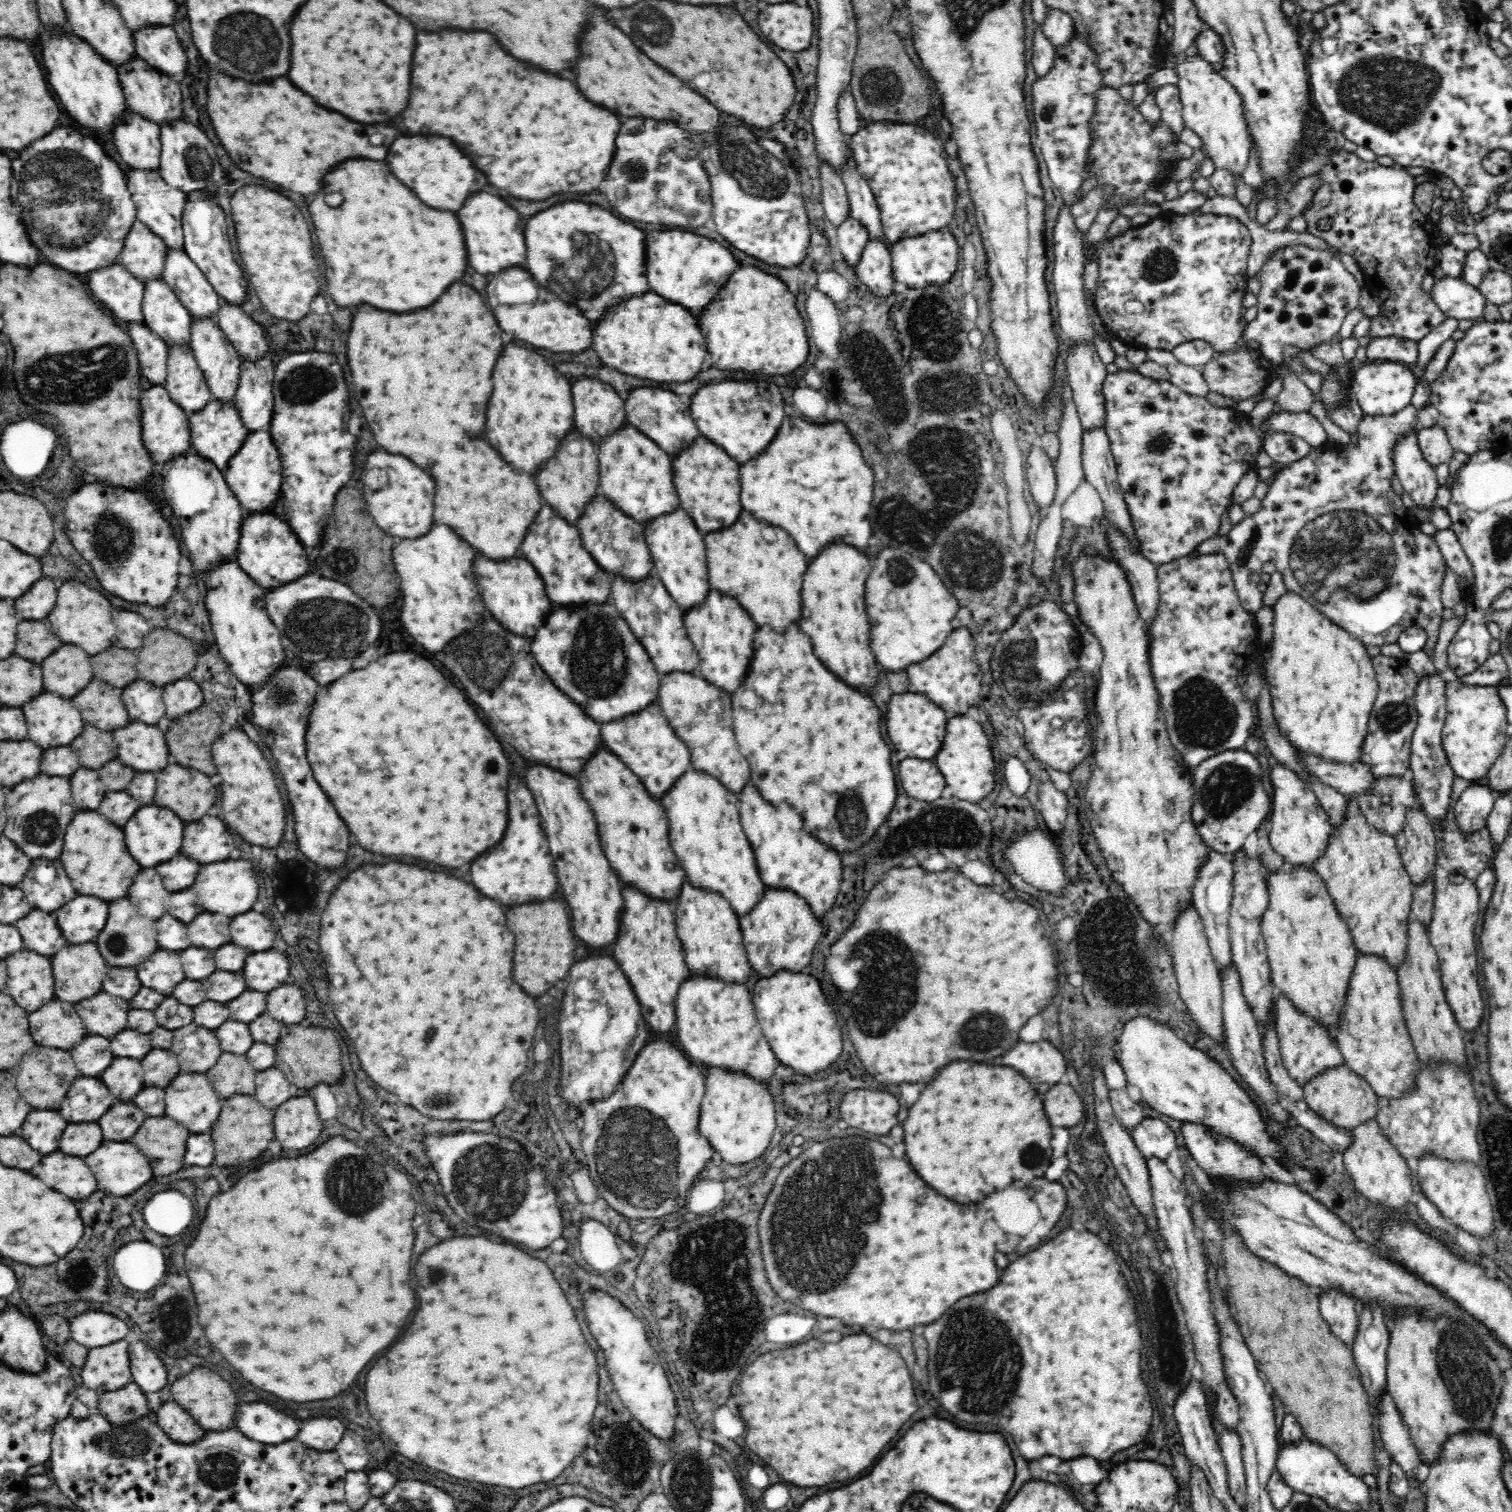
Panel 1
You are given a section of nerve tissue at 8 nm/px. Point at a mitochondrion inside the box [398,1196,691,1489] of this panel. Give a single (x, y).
(614, 1466)

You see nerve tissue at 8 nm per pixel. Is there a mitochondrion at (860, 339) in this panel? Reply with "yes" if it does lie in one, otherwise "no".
yes

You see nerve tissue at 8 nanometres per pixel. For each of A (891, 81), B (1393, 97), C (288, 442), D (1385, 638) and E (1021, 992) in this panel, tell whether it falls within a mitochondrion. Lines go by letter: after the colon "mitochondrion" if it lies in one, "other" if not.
A: mitochondrion
B: mitochondrion
C: other
D: other
E: other

